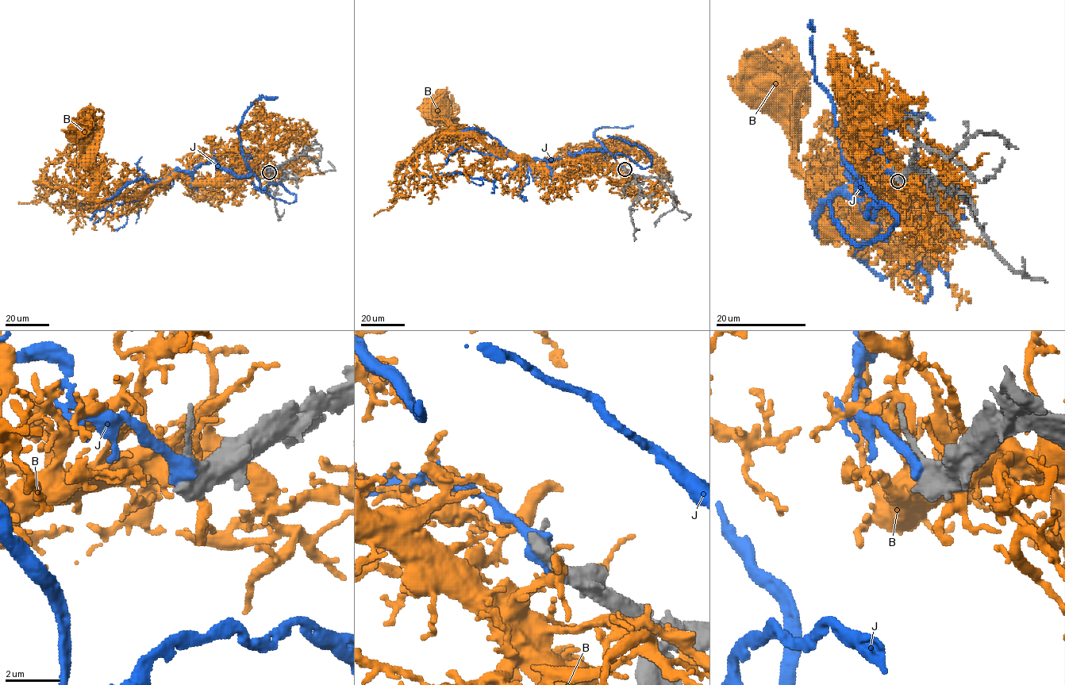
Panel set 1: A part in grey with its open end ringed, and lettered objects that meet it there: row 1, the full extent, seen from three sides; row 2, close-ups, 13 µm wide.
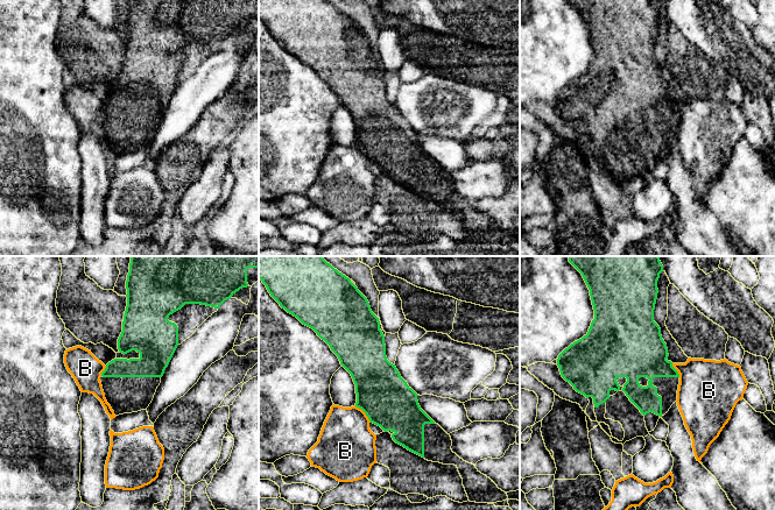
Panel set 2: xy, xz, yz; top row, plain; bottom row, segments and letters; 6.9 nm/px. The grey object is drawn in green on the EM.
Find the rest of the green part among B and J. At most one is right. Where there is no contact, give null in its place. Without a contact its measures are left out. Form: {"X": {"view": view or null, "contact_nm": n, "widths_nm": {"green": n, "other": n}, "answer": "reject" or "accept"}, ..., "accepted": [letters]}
{"B": {"view": "xz", "contact_nm": 170, "widths_nm": {"green": 360, "other": 380}, "answer": "reject"}, "J": {"view": null, "answer": "reject"}, "accepted": []}

